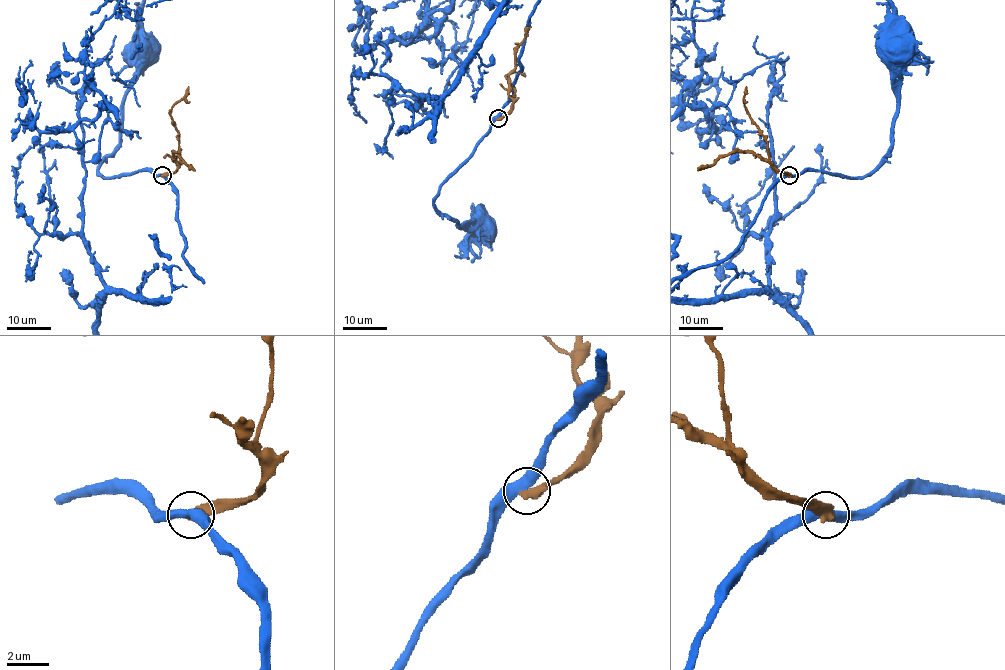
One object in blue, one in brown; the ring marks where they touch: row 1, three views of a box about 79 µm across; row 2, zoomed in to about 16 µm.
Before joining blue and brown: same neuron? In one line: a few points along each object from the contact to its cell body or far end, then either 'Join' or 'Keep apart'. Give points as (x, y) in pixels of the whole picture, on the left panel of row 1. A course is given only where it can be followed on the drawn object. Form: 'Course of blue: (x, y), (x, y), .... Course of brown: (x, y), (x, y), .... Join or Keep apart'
Course of blue: (161, 175), (138, 171), (105, 177), (98, 171), (118, 143), (124, 94), (156, 51), (155, 46), (147, 48). Course of brown: (162, 175), (176, 169), (179, 131), (170, 113), (188, 86). Keep apart

